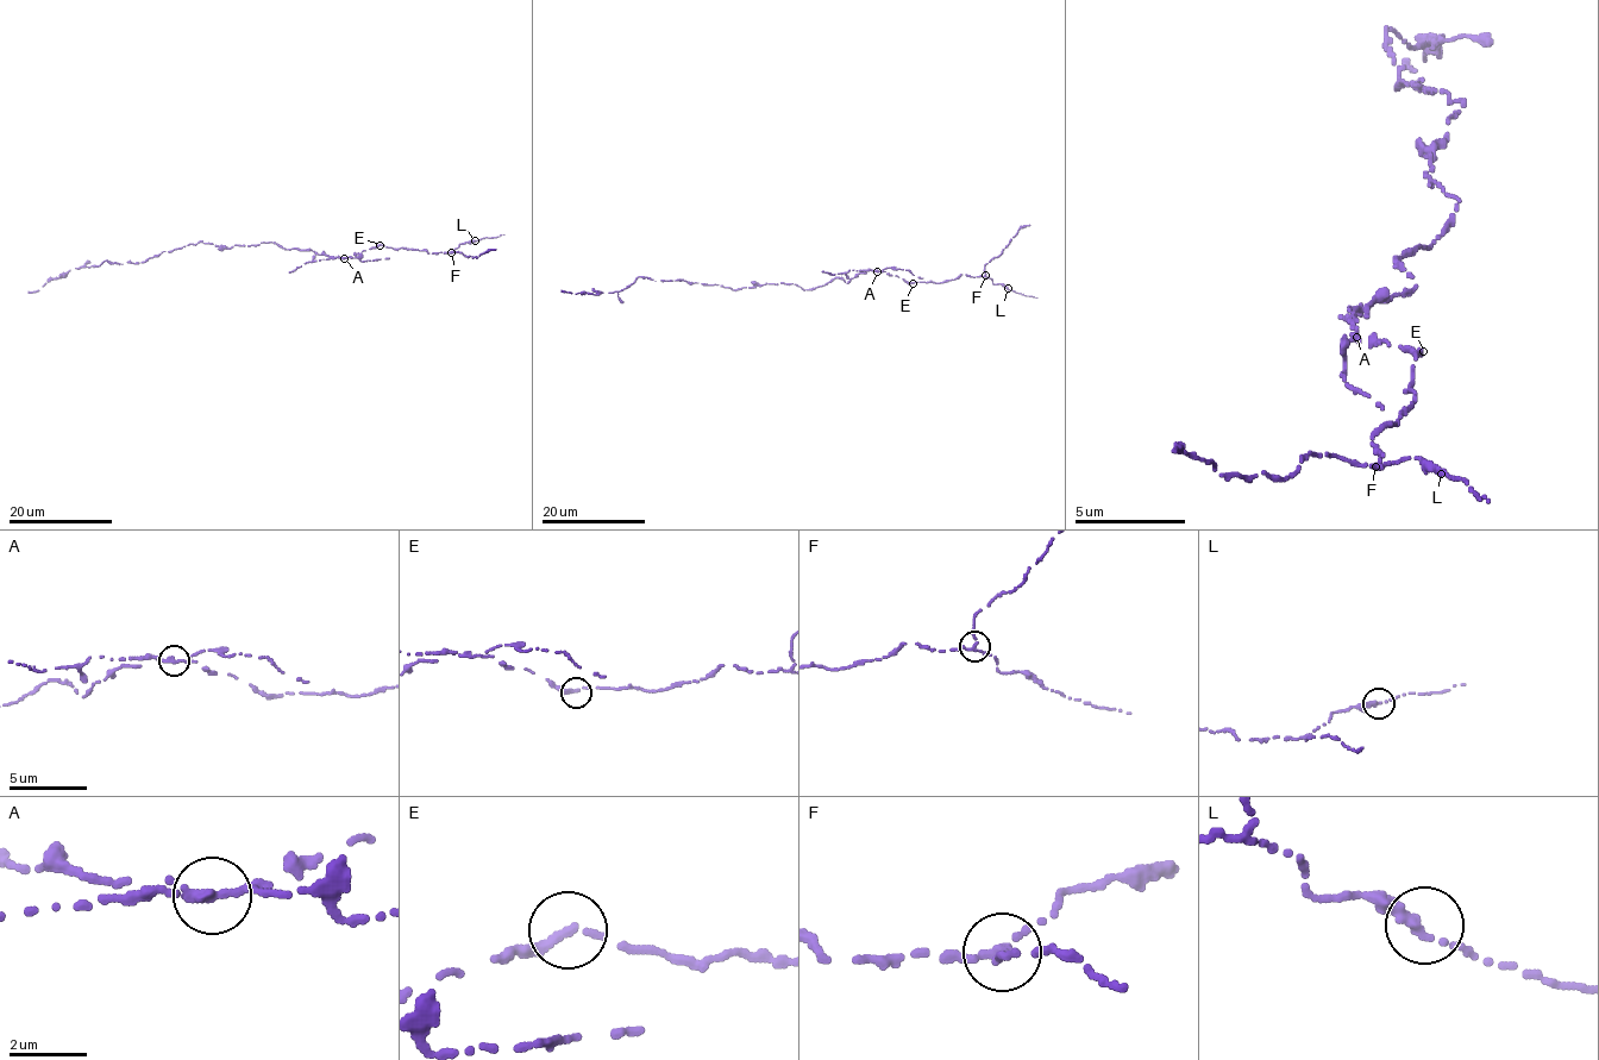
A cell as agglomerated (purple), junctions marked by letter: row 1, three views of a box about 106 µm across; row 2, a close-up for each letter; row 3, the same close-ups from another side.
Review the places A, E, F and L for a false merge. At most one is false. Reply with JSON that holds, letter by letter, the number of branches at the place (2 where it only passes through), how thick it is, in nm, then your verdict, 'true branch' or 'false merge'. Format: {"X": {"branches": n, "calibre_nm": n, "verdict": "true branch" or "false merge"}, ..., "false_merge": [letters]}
{"A": {"branches": 2, "calibre_nm": 240, "verdict": "false merge"}, "E": {"branches": 2, "calibre_nm": 240, "verdict": "true branch"}, "F": {"branches": 3, "calibre_nm": 180, "verdict": "true branch"}, "L": {"branches": 2, "calibre_nm": 260, "verdict": "true branch"}, "false_merge": ["A"]}

